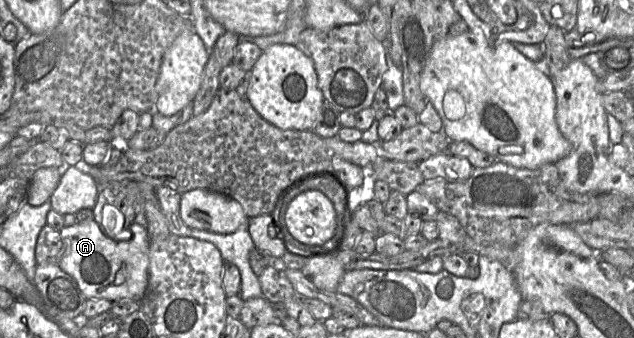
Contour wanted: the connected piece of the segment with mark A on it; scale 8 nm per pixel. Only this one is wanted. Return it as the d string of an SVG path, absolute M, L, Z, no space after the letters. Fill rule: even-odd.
M87 219L74 225L65 225L60 234L65 244L64 254L58 266L73 277L86 299L107 299L111 302L131 299L140 302L148 286L150 239L145 224L134 221L129 230L132 236L128 240L115 240L108 237L102 227L94 220Z

